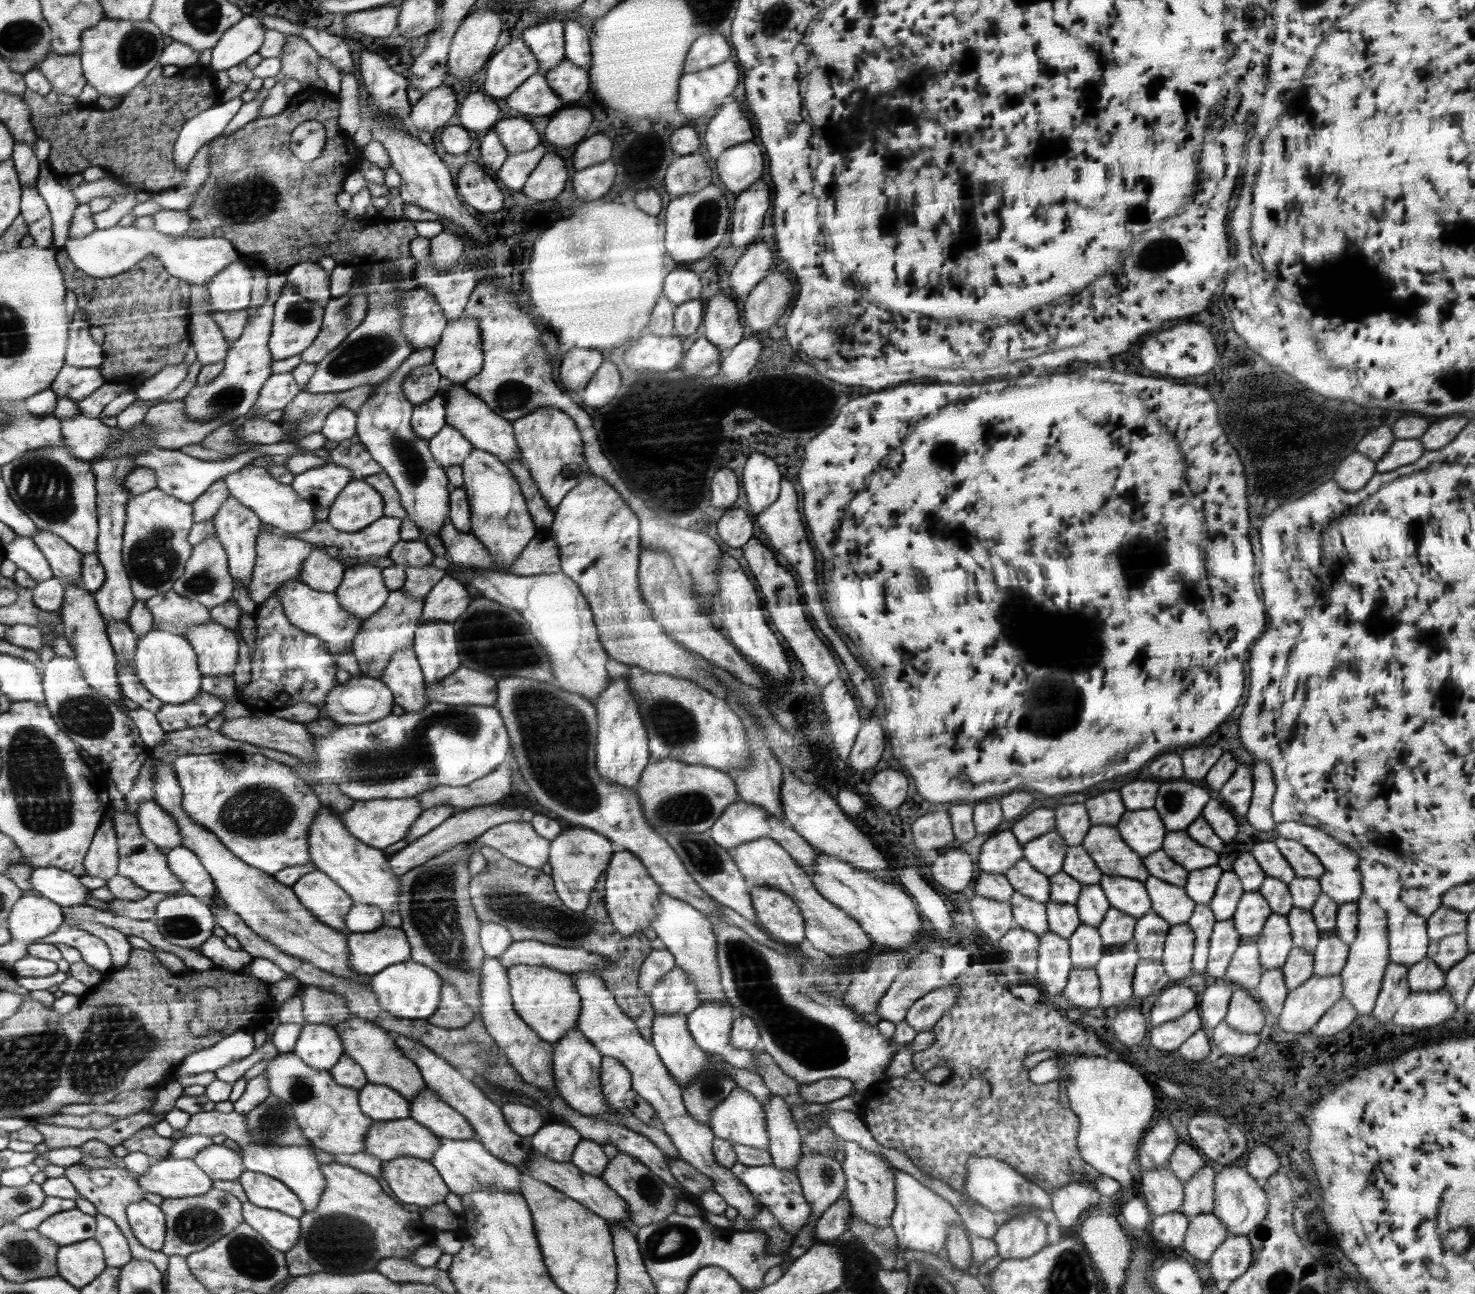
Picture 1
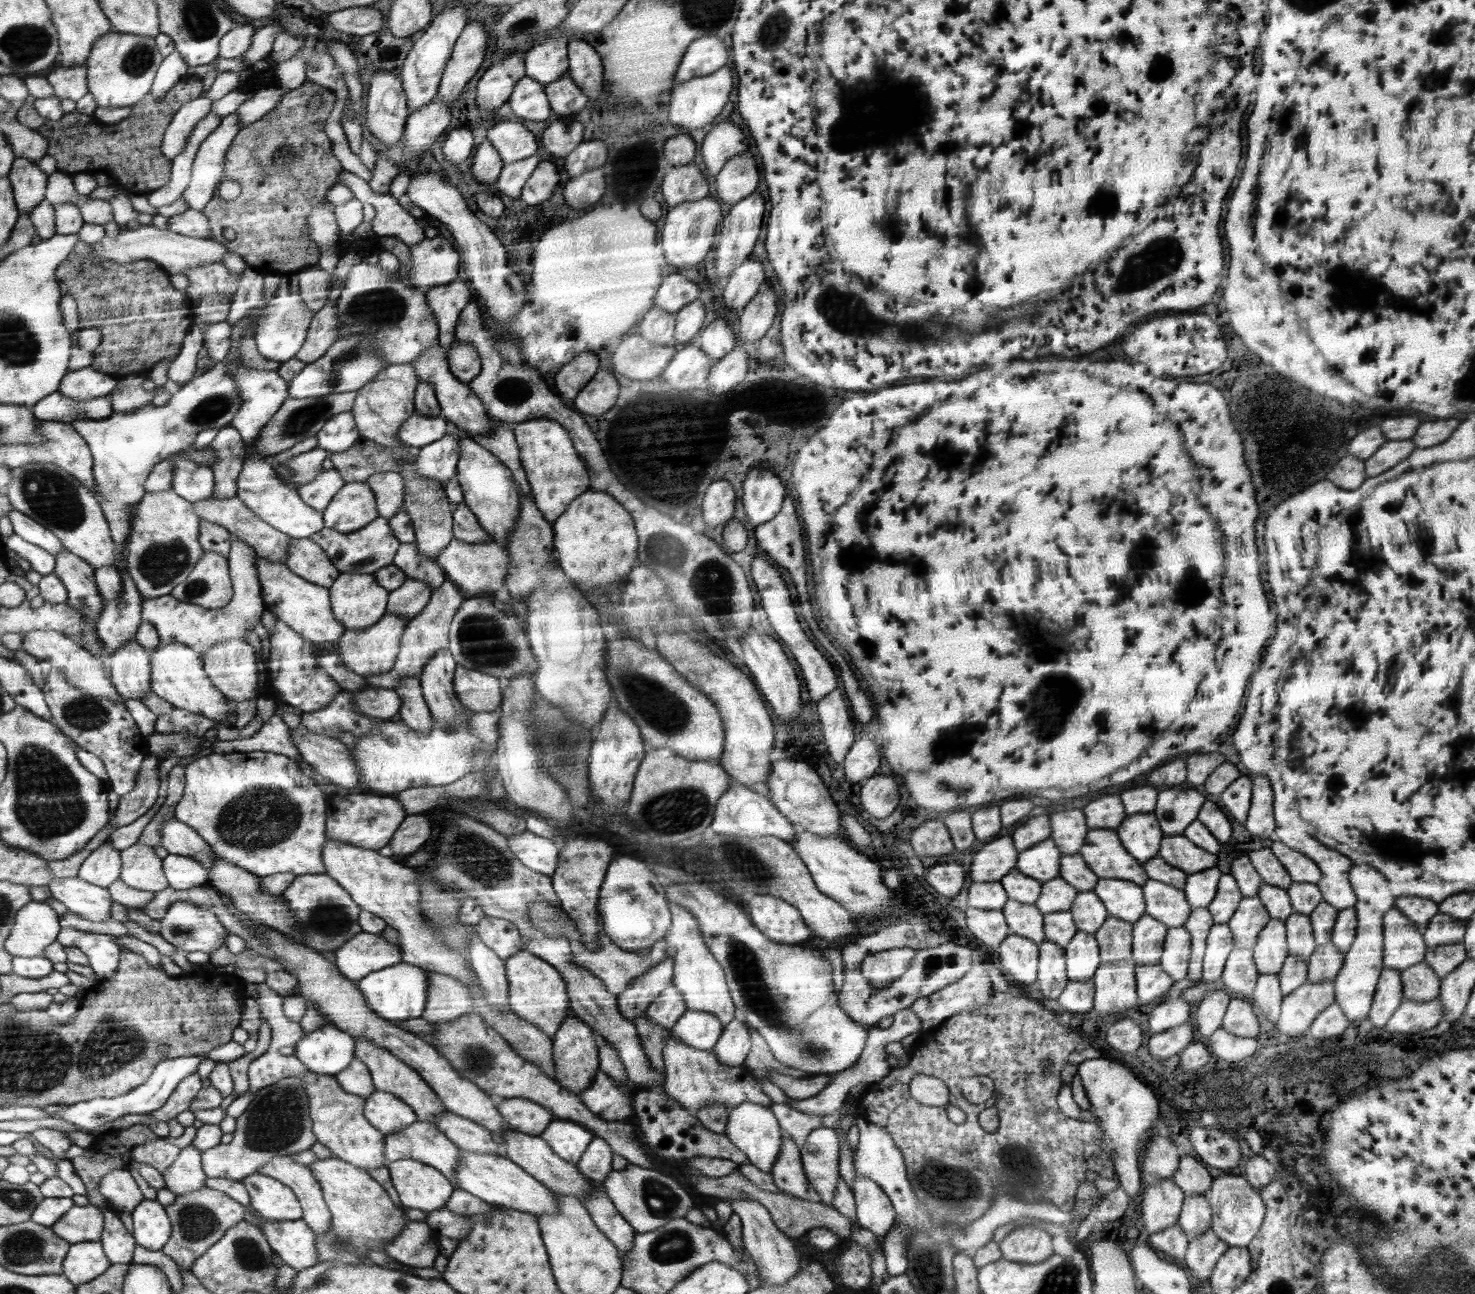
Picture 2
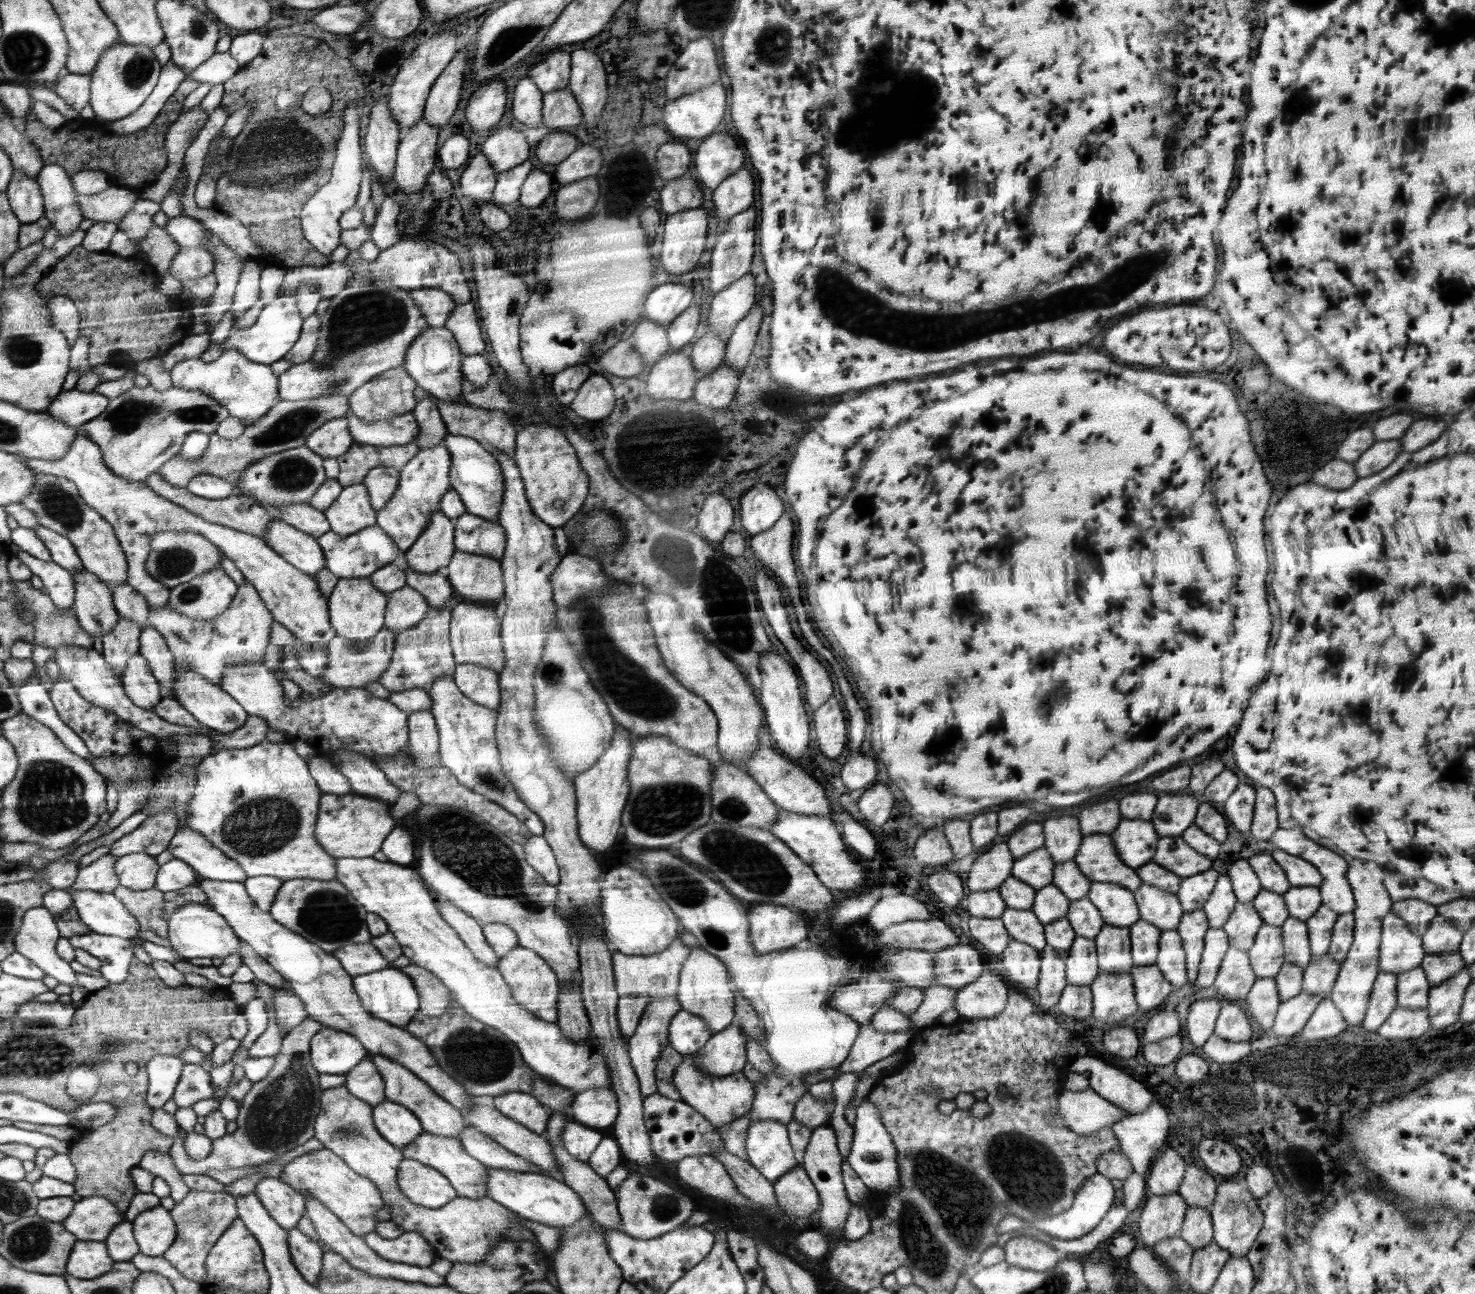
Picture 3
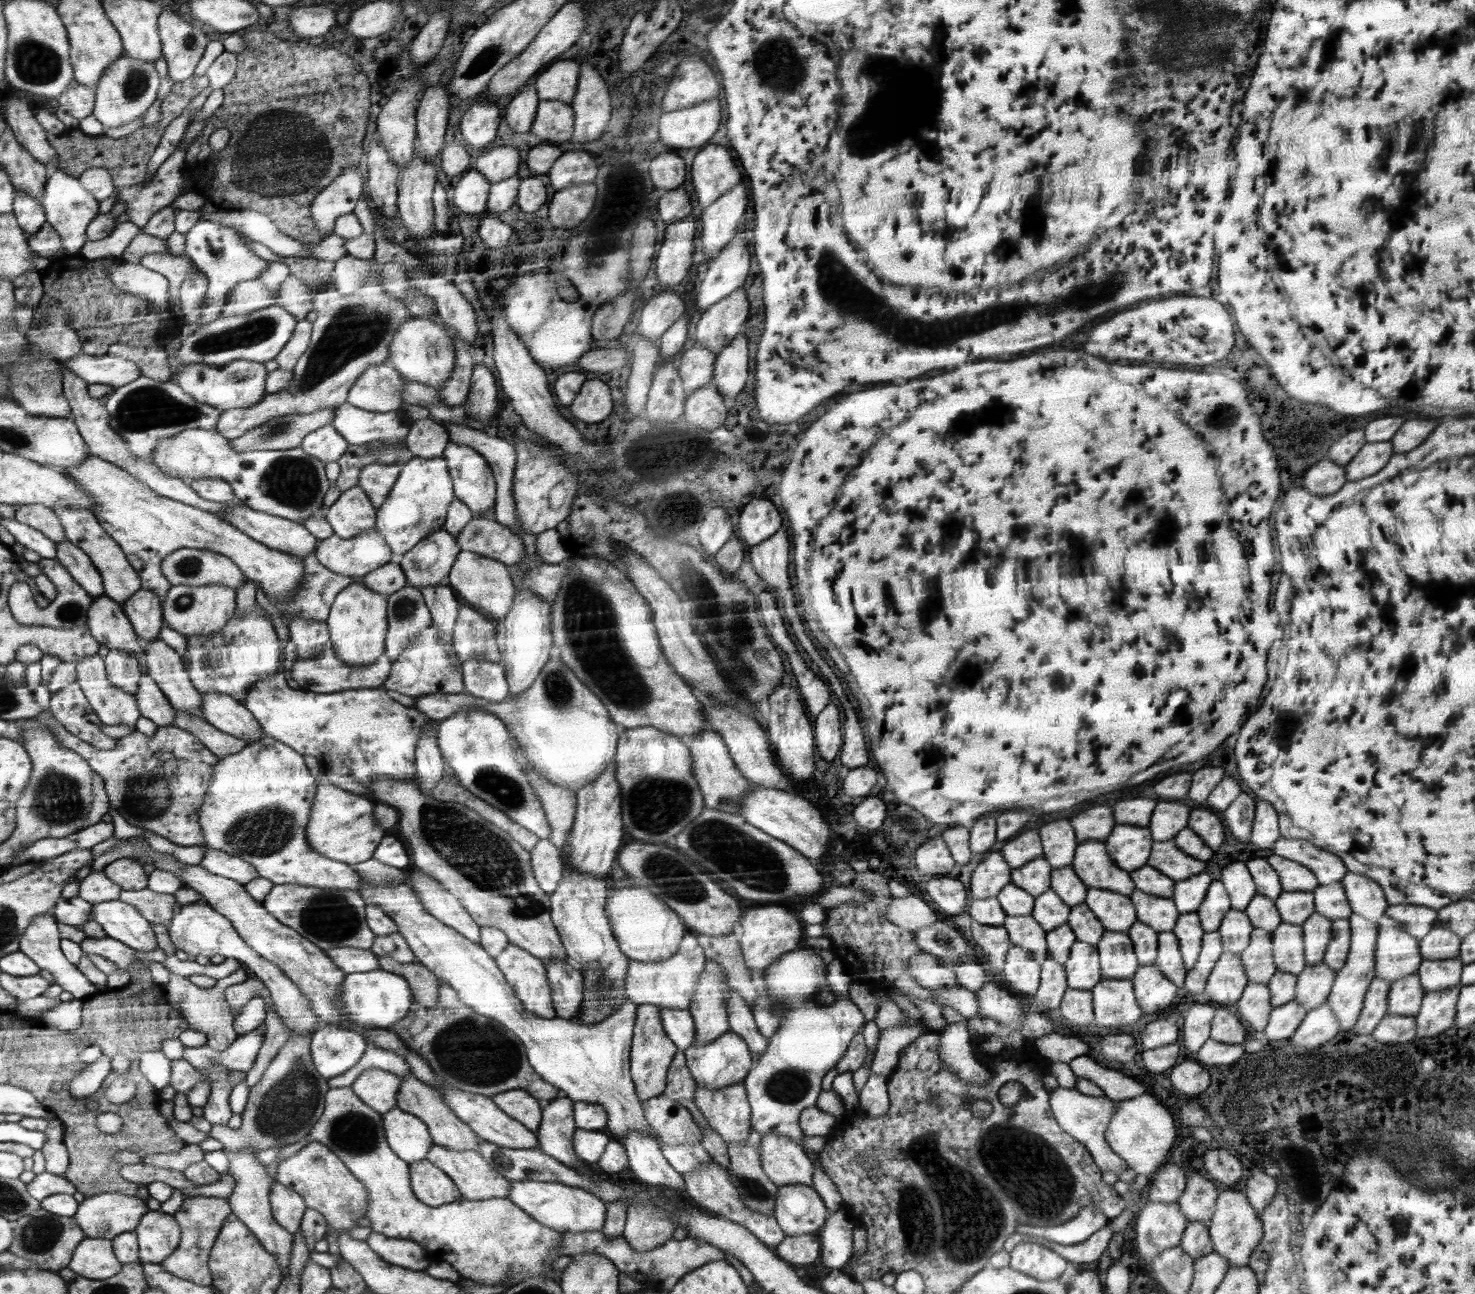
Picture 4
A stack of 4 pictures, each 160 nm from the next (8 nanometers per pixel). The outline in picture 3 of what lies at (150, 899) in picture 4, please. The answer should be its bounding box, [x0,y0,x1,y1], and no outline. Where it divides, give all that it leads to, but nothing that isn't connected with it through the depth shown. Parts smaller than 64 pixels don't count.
[112,885,165,918]

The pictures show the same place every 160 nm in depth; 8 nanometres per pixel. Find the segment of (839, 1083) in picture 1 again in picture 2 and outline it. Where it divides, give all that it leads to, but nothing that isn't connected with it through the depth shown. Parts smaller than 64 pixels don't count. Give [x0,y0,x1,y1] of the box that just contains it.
[768,1070,832,1100]

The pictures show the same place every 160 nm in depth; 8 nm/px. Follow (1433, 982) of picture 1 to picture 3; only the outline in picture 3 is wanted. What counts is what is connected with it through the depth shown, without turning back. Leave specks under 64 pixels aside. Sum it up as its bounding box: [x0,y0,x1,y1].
[1397,967,1431,1009]

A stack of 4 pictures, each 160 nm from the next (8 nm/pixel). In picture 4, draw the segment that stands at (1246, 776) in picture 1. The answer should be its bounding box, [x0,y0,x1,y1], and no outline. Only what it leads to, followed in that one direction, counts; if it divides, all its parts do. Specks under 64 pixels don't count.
[1223,793,1255,842]

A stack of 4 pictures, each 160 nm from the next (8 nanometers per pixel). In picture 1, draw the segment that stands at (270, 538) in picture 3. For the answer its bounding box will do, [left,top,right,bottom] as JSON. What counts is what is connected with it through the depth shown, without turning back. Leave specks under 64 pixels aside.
[300,549,347,593]

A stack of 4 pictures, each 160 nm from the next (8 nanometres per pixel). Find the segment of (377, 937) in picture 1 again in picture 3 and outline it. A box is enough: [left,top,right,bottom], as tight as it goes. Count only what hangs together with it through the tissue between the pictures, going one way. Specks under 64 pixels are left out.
[331,941,391,977]

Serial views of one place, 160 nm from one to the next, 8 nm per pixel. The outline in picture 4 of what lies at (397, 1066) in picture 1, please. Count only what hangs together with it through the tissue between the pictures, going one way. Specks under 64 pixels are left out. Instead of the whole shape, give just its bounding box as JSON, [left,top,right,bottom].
[397,1075,482,1151]

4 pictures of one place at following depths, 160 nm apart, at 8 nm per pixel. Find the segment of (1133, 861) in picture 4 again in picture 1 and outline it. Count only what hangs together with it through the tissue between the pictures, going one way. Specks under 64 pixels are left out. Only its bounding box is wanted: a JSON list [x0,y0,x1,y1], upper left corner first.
[1116,810,1166,858]

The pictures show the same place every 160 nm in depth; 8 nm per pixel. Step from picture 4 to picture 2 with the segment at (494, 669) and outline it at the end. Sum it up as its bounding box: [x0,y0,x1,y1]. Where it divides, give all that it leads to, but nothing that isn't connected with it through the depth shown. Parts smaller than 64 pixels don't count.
[454,666,503,712]

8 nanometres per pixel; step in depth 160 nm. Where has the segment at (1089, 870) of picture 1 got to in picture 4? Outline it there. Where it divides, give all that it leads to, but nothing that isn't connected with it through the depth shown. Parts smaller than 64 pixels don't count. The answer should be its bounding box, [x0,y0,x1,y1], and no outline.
[1050,865,1088,907]

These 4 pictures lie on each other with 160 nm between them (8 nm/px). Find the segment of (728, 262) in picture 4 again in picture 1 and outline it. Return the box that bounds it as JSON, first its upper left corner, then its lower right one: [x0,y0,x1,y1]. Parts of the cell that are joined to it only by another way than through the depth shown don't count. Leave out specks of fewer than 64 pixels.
[728,178,770,248]

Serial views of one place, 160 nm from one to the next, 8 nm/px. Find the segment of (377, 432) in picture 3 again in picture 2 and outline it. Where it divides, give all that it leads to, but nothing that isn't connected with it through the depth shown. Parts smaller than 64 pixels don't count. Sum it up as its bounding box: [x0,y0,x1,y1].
[399,413,448,447]

